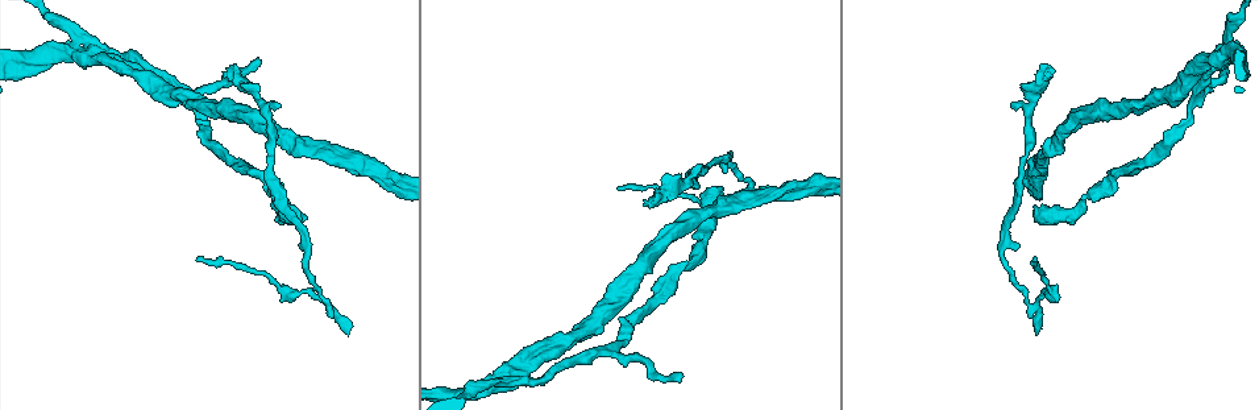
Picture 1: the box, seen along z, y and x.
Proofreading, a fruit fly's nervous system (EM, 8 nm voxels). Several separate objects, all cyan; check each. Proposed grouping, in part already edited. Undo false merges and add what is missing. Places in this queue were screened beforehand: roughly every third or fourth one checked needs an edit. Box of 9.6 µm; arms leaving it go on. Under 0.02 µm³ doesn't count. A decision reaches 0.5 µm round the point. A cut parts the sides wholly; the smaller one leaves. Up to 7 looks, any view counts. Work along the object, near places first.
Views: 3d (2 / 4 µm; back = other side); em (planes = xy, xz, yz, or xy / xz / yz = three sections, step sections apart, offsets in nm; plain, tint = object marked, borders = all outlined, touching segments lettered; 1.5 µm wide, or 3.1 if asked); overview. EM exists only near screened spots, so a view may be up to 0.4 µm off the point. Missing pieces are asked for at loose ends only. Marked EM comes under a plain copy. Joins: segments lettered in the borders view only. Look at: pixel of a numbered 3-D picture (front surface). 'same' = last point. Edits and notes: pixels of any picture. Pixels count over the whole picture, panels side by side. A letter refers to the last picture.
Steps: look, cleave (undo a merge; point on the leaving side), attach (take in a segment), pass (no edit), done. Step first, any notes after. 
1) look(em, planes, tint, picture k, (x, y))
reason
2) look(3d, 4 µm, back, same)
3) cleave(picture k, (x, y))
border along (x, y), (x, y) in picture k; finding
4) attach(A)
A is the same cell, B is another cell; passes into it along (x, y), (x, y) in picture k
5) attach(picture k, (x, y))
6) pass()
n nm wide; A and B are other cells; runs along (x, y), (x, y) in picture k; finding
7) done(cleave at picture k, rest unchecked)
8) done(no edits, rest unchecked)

look(em, 3.1 µm, xy, step 8, borders, picture 1, (278, 107))

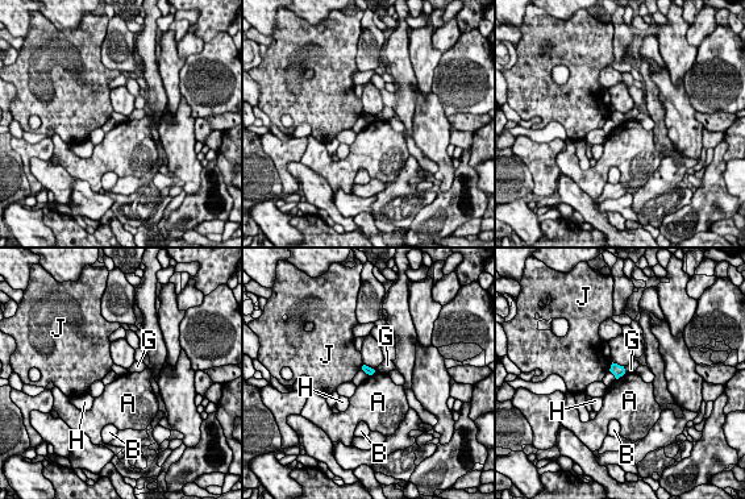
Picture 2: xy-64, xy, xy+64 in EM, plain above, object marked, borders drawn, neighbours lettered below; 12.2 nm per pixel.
pass()
A, B, G, H and J are other cells; border along (624, 373), (616, 379) in picture 2; no lettered segment goes on from it

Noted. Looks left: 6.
look(3d, 4 µm, picture 1, (618, 347))
side arm on a straight run

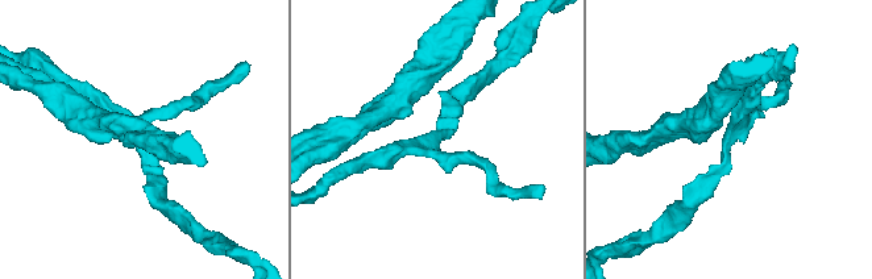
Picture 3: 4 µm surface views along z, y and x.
look(em, xy, step 8, borders, picture 3, (430, 141))
3 arms; arms of 180, 220, 220 nm; shape alone is not enough

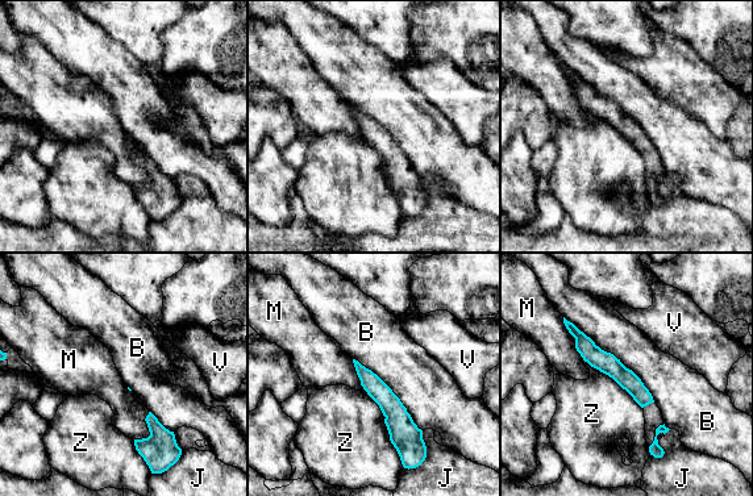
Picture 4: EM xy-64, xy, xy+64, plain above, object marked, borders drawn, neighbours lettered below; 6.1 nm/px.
pass()
B touches over 750 nm; B, J, M, V and Z are other cells; border along (365, 390), (403, 465) in picture 4; all the same neuron

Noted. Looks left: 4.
look(3d, 4 µm, picture 1, (511, 378))
three-way junction

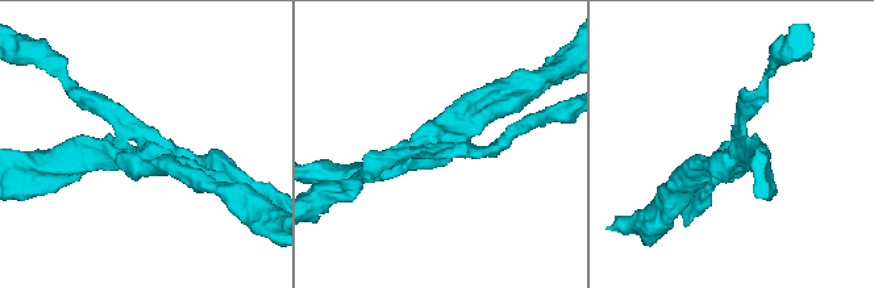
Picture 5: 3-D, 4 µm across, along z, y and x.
look(em, yz, step 4, borders, picture 5, (147, 148))
3 arms; arms of 180, 320, 320 nm

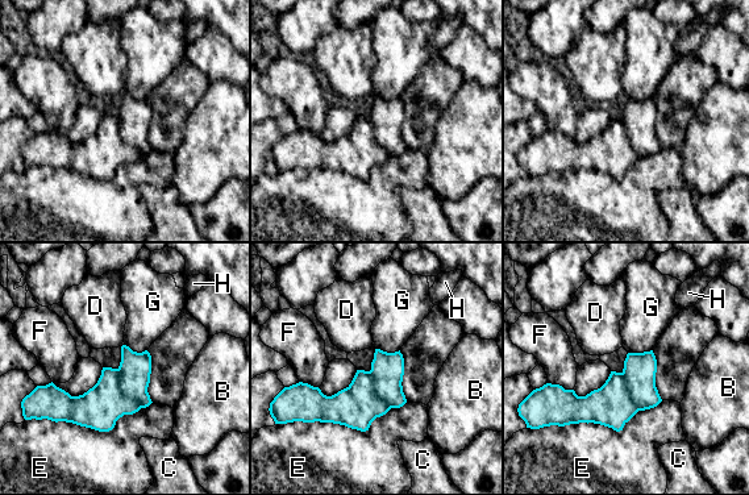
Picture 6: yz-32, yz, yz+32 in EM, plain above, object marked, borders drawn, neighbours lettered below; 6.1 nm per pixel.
pass()
B, C, D, E, F, G and H are other cells; border along (550, 382), (573, 390) in picture 6; all the same neuron

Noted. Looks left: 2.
done(no edits, rest unchecked)

